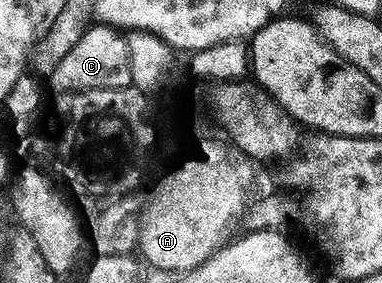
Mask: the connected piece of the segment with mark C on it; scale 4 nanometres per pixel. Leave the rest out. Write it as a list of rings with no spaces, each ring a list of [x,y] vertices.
[[[107,26],[89,27],[88,33],[58,62],[50,77],[52,88],[60,94],[88,90],[110,90],[133,87],[131,76],[130,46],[123,31]]]

